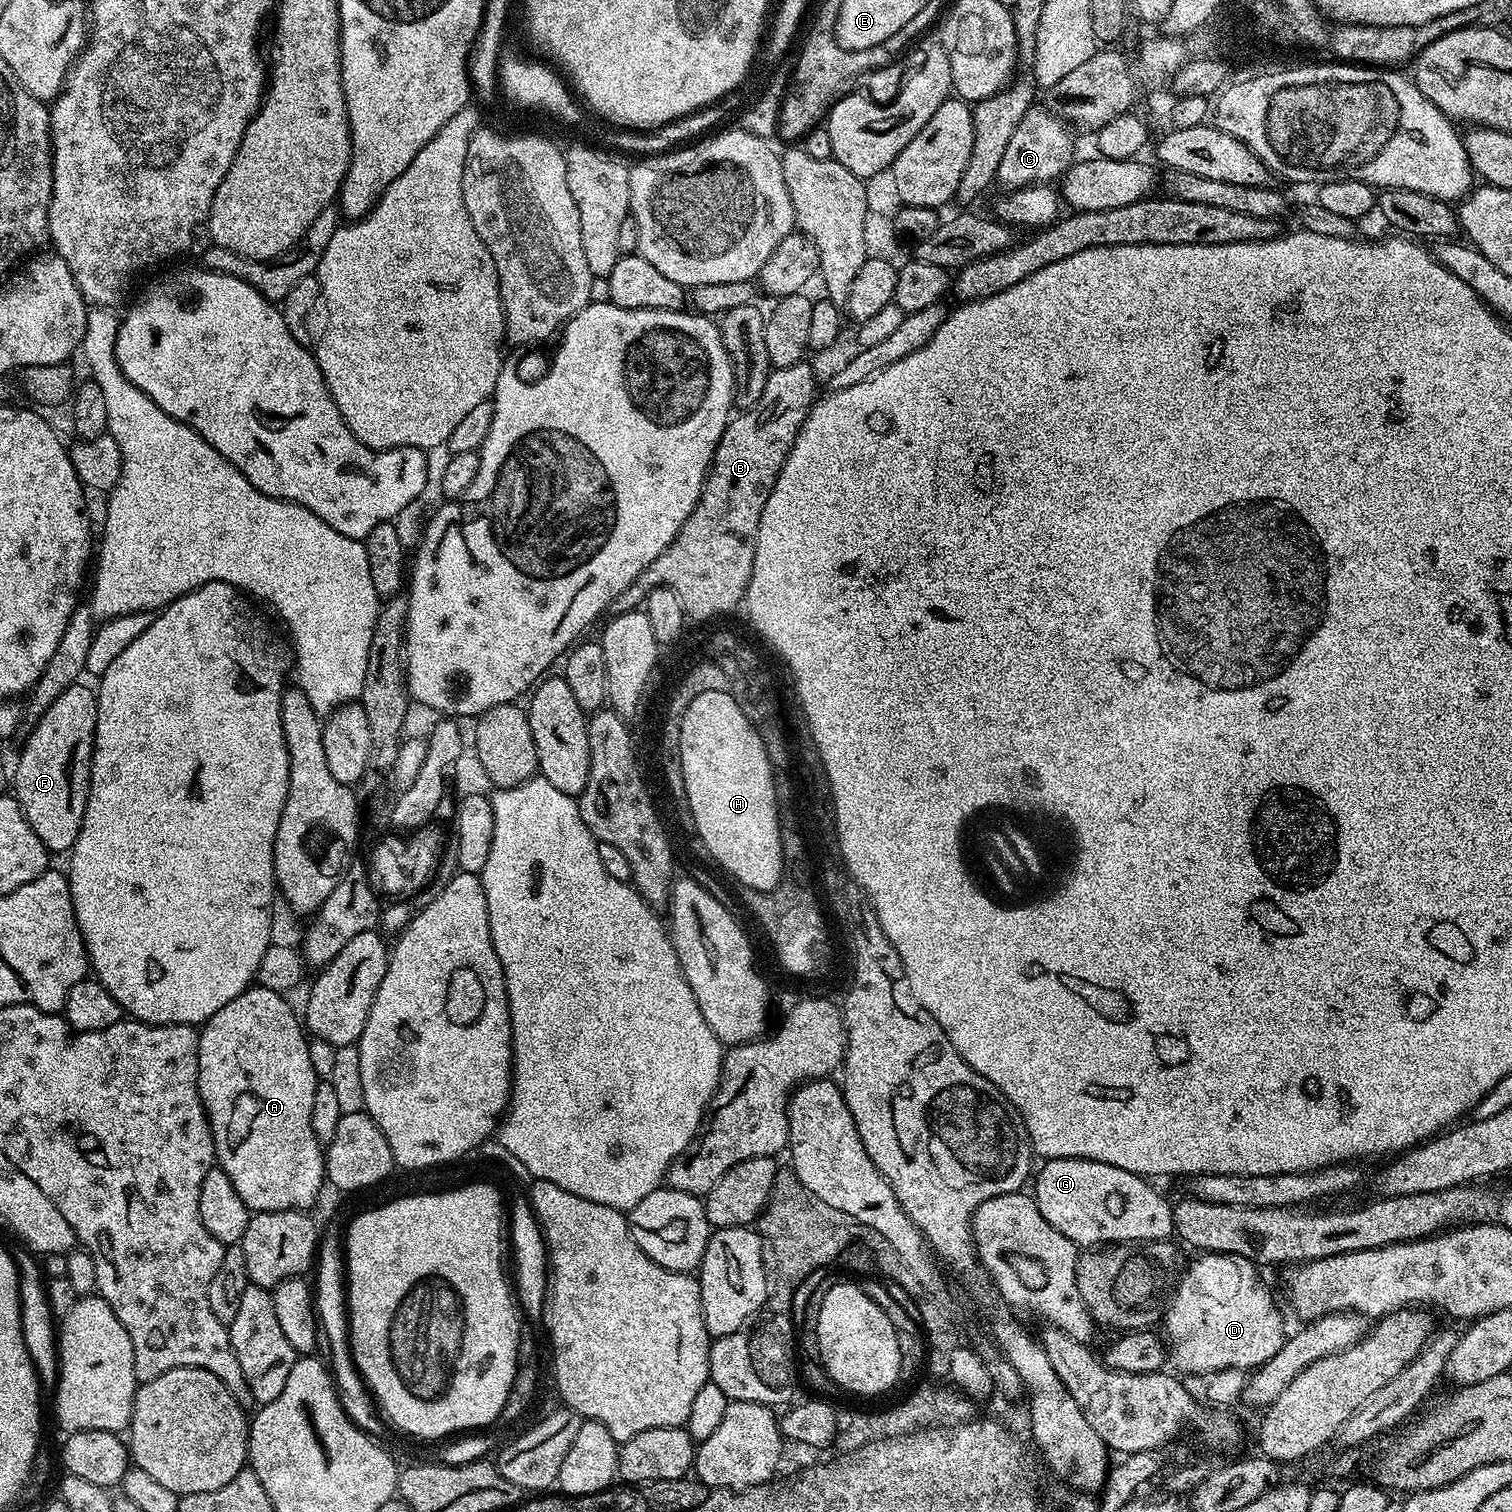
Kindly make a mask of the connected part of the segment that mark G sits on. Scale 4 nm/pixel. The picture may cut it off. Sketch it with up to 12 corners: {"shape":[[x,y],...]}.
{"shape":[[1044,1160],[1042,1218],[1078,1246],[1173,1235],[1173,1205],[1106,1162]]}

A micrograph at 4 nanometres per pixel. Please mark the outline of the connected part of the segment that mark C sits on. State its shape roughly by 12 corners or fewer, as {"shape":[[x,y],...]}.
{"shape":[[1029,108],[1002,153],[1004,190],[1059,181],[1073,129]]}

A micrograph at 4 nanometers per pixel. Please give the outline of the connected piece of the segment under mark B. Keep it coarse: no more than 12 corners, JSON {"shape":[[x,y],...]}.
{"shape":[[772,368],[694,510],[611,606],[674,590],[696,622],[748,590],[762,506],[817,396]]}

